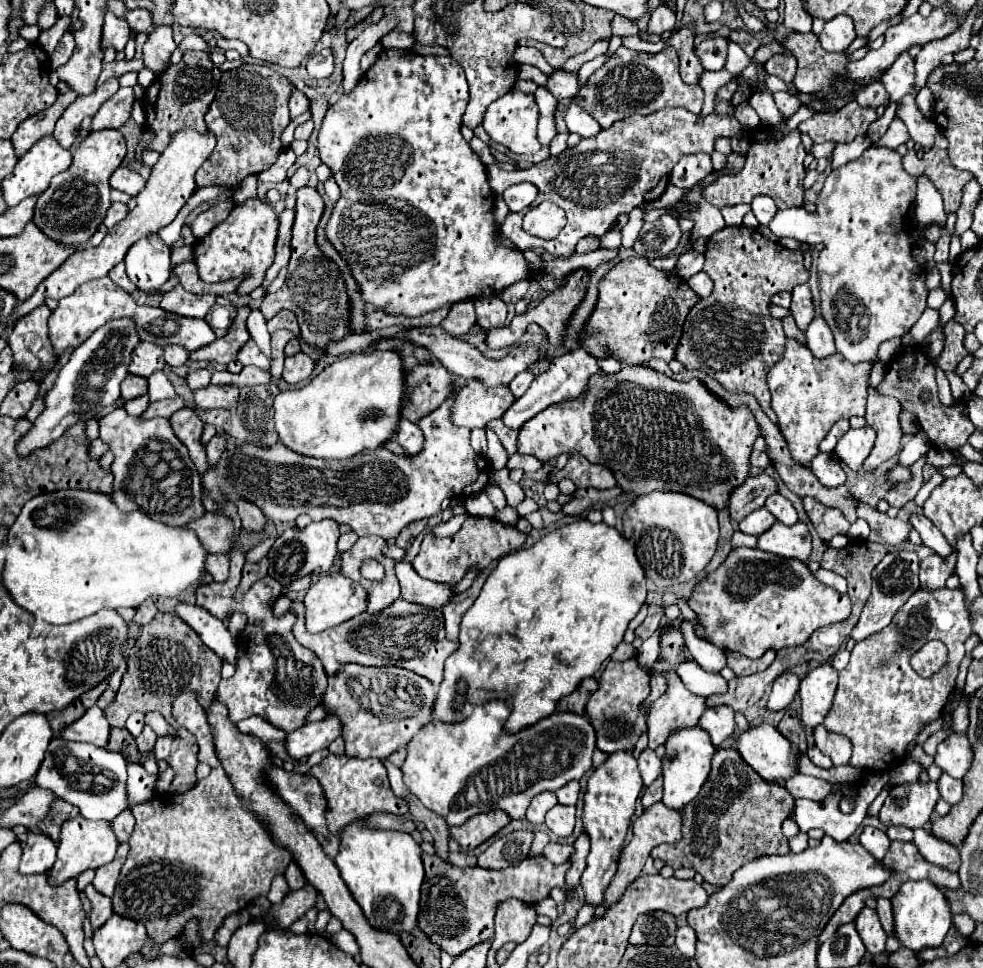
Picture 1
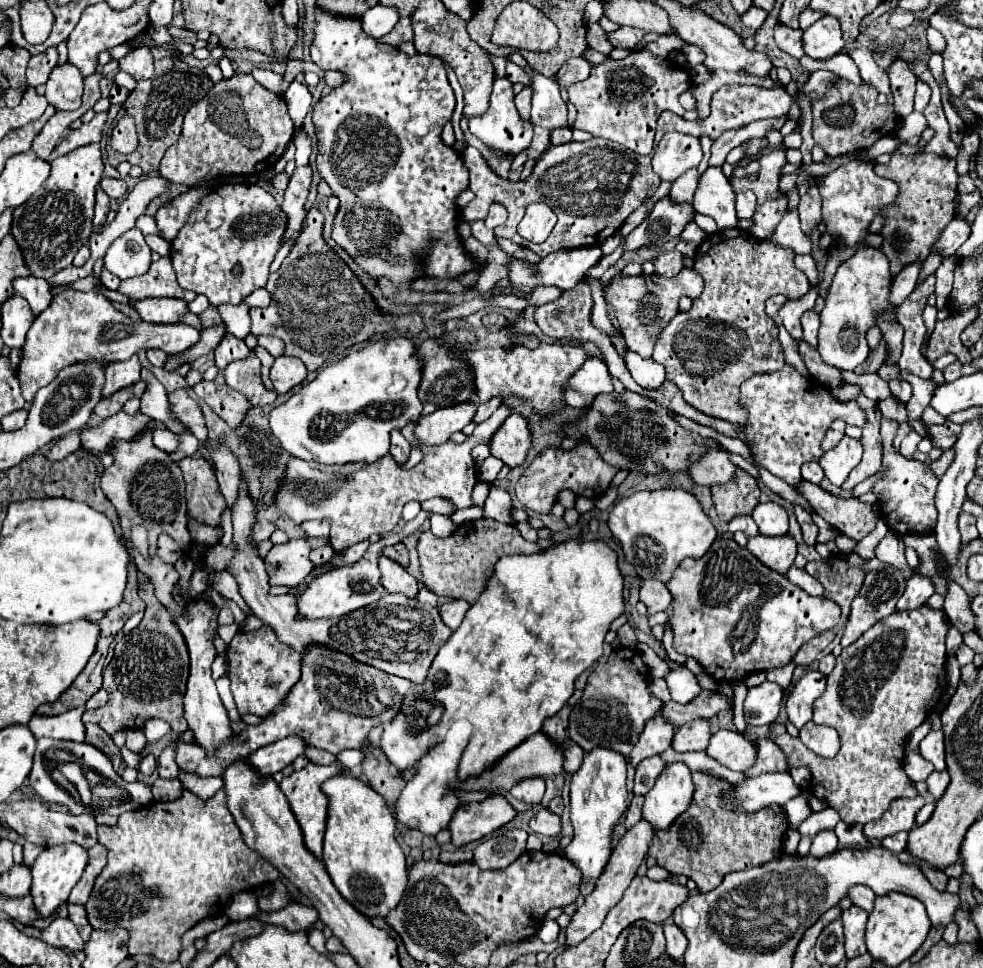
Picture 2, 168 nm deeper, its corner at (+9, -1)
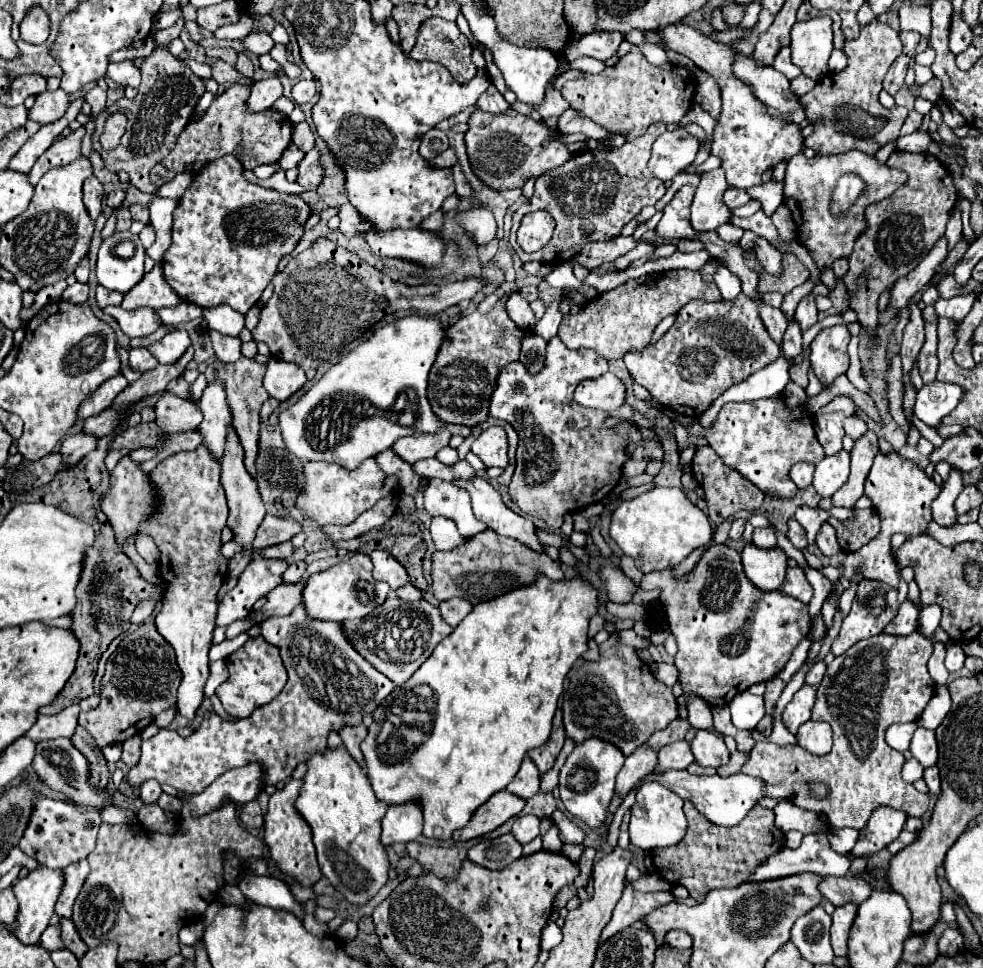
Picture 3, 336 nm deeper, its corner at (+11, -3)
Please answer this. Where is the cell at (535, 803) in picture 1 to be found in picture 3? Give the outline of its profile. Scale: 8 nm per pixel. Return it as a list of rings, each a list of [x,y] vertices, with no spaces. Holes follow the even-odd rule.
[[[526,757],[522,761],[520,771],[516,773],[516,777],[508,783],[508,791],[522,797],[522,799],[530,799],[532,795],[538,793],[538,785],[540,785],[540,773],[536,769],[536,765],[532,763],[530,757]]]

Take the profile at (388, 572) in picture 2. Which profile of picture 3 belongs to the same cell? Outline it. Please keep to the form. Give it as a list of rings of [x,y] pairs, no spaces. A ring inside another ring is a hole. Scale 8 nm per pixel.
[[[376,549],[370,553],[370,559],[374,563],[374,571],[372,571],[374,579],[386,581],[392,589],[398,589],[404,583],[408,583],[408,573],[392,555],[388,555],[388,551]]]

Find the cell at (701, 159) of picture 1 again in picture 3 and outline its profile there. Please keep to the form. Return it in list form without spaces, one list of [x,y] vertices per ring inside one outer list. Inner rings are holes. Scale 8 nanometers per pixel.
[[[686,129],[666,131],[654,141],[648,167],[658,179],[670,181],[676,173],[694,161],[698,147],[698,139]]]

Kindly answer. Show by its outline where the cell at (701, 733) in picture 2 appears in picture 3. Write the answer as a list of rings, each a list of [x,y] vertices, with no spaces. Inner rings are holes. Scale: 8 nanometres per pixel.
[[[682,739],[682,741],[676,741],[658,751],[656,773],[664,773],[668,769],[686,769],[692,761],[694,761],[694,757],[690,751],[690,743]]]

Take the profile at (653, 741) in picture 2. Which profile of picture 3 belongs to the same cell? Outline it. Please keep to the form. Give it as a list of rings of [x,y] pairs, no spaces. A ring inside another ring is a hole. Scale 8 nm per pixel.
[[[644,745],[638,747],[630,757],[626,757],[624,767],[616,775],[616,795],[624,801],[624,797],[630,791],[634,791],[640,785],[640,781],[646,779],[646,775],[654,771],[656,761],[658,761],[658,753]]]

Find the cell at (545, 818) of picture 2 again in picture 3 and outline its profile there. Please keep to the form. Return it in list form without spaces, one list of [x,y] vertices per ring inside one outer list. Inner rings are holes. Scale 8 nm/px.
[[[524,815],[524,817],[518,817],[512,825],[512,831],[510,831],[518,843],[528,843],[532,841],[538,833],[540,833],[540,819],[534,817],[534,815]]]

